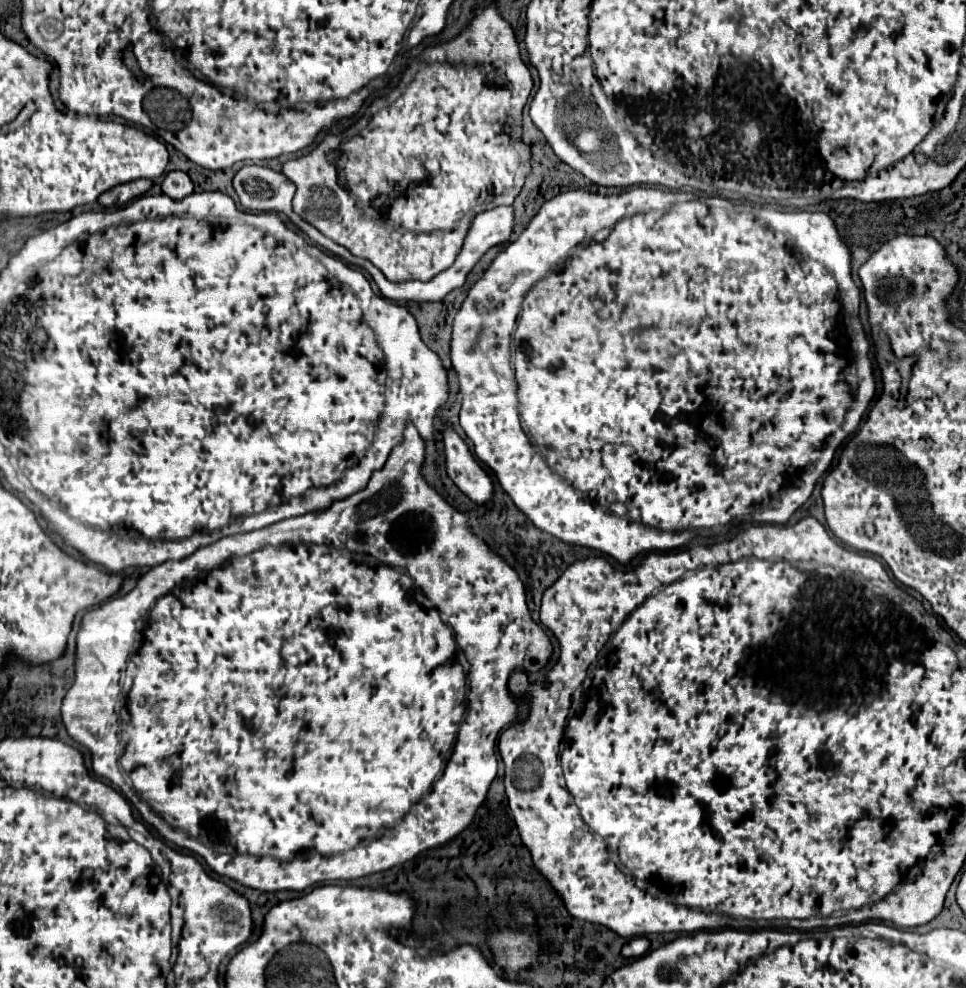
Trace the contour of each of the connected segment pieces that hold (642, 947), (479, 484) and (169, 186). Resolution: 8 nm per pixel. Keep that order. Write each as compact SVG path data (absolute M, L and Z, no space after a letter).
M632 938L624 944L622 948L622 956L628 958L628 960L634 960L634 958L642 958L650 948L650 942L646 938Z
M446 426L444 430L444 454L446 454L446 468L452 482L476 504L486 504L492 494L494 486L490 476L478 466L474 456L470 454L464 440Z
M174 170L174 172L168 172L164 182L162 182L162 192L174 200L182 200L186 198L188 194L192 194L192 180L188 178L186 172L180 172L180 170Z

